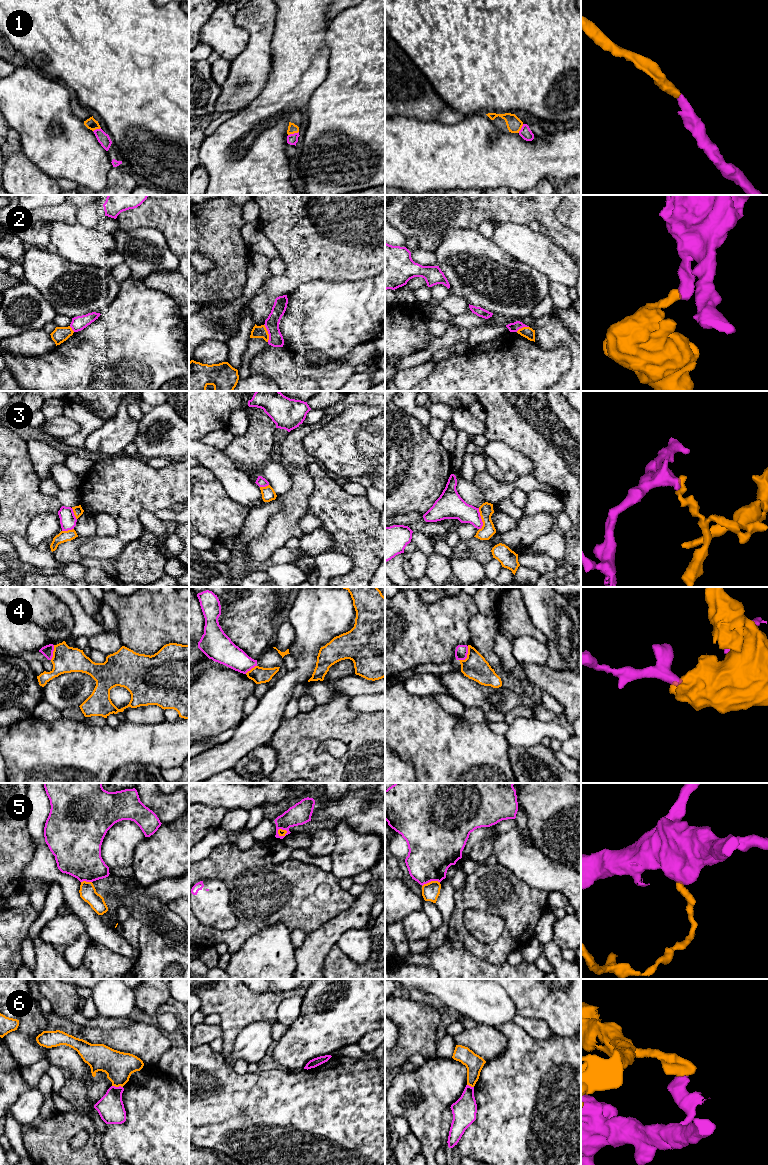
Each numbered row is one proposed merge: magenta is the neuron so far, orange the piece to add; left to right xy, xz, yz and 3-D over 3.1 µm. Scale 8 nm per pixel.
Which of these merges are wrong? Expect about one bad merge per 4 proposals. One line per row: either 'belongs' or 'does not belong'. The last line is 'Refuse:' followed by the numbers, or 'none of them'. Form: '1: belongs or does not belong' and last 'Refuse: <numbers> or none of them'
1: belongs
2: does not belong
3: does not belong
4: does not belong
5: does not belong
6: does not belong
Refuse: 2, 3, 4, 5, 6

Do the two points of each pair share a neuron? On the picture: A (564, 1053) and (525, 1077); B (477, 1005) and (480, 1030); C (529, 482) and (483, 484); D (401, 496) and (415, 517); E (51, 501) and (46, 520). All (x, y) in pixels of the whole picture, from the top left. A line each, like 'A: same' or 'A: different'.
A: same
B: different
C: same
D: different
E: different

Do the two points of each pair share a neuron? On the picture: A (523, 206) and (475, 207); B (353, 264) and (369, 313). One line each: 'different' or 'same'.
A: same
B: different

